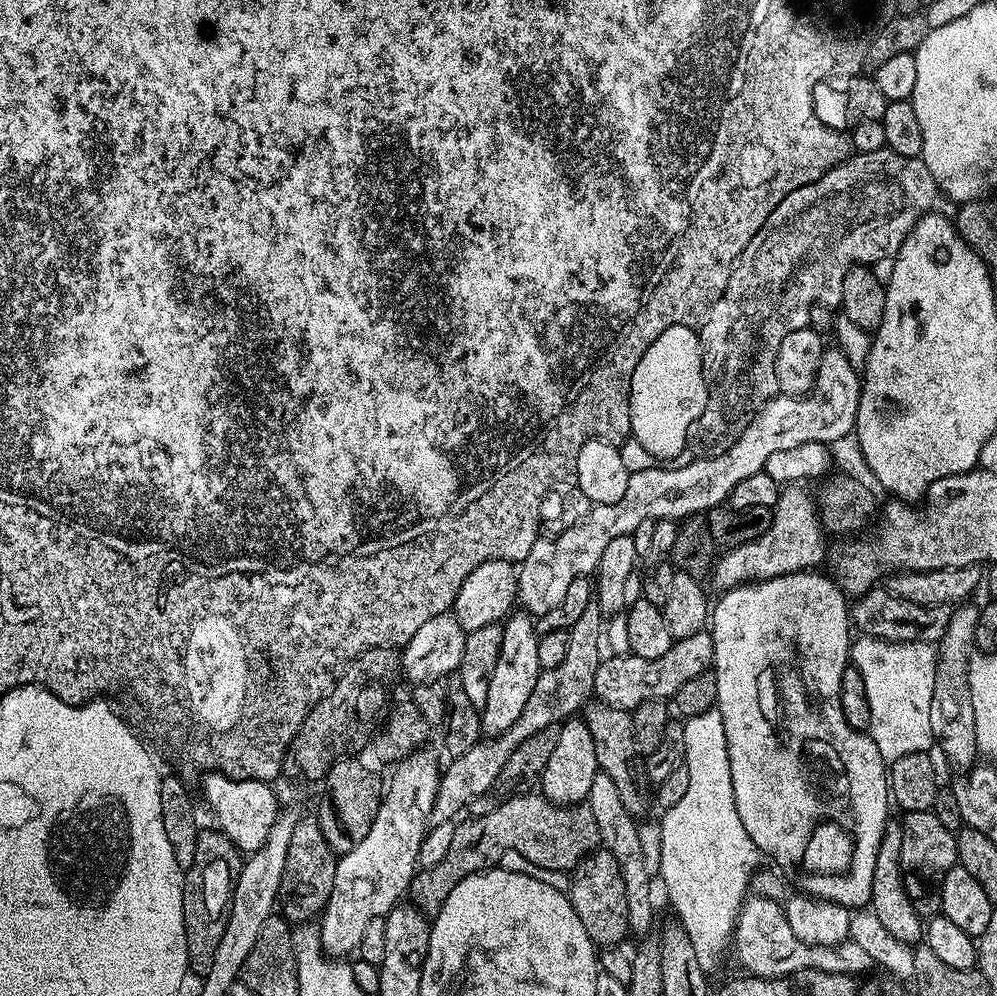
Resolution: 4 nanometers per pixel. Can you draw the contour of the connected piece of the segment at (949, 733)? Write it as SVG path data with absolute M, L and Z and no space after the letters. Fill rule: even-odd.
M972 602L961 603L948 617L948 625L944 627L944 635L938 641L938 655L934 660L936 681L932 687L930 736L931 739L936 739L941 754L954 767L960 768L956 770L967 770L973 767L978 760L974 702L968 685L968 666L970 663L968 647L971 649L976 639L979 617L980 608L977 605L972 605Z

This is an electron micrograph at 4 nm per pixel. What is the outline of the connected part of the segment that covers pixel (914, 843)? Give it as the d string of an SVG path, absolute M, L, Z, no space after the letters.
M933 811L903 813L900 865L905 875L904 889L919 916L931 918L940 912L940 880L937 878L944 877L957 864L956 833L942 826Z

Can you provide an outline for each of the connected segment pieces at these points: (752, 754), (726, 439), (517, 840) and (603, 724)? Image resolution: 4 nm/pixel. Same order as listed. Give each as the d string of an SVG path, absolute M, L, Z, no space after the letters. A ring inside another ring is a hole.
M805 570L788 573L782 577L758 580L740 584L725 591L720 601L715 601L710 612L710 631L715 644L712 663L718 682L716 707L722 714L722 726L726 730L726 750L730 758L730 778L734 786L734 806L746 834L754 846L765 857L772 856L776 864L792 868L792 880L805 896L816 896L819 900L829 900L849 910L860 910L872 899L874 886L874 862L878 858L878 846L882 842L884 827L888 825L890 813L890 789L888 786L889 765L878 754L878 746L872 741L867 731L852 728L842 714L840 691L842 674L850 666L850 612L844 608L846 593L831 575L823 576L820 570Z
M885 146L873 152L856 152L849 156L847 160L843 160L838 166L831 168L822 178L818 178L814 182L786 194L786 198L782 198L782 202L778 202L778 206L766 218L762 230L758 230L758 234L754 234L754 238L750 238L746 250L742 250L740 257L734 261L730 282L726 286L722 298L718 298L718 302L714 302L714 306L708 311L706 319L699 325L698 335L700 337L700 353L702 354L702 370L709 389L706 406L700 417L692 423L692 432L695 439L697 436L708 447L708 450L723 450L731 446L741 436L746 430L746 426L750 426L753 418L768 405L773 396L780 392L778 374L776 373L776 359L778 358L778 346L782 346L782 338L786 338L786 334L790 334L794 330L809 327L812 324L813 308L823 306L832 310L835 309L834 306L837 307L840 304L842 282L853 264L871 266L879 259L887 256L895 257L897 250L902 246L902 242L906 242L906 238L914 230L916 223L923 216L927 216L929 212L933 211L935 204L932 203L935 202L936 196L938 197L938 189L934 182L934 174L930 174L930 170L924 165L920 156L894 154Z
M533 791L534 793L523 792L501 799L496 808L490 810L485 816L472 816L467 818L468 820L461 819L456 824L454 839L450 842L450 850L446 850L446 858L442 858L442 862L437 862L429 868L420 868L412 877L412 885L408 887L407 895L410 897L411 903L415 904L425 916L435 918L442 910L442 902L446 902L450 890L454 890L454 886L458 886L458 882L462 882L462 878L499 865L503 861L500 859L508 851L525 856L530 863L537 864L540 868L549 868L552 872L568 874L580 865L583 856L601 847L598 822L594 819L588 803L555 804L535 791Z
M592 702L583 709L582 719L590 730L590 738L594 738L594 754L598 754L600 771L613 780L614 787L618 789L618 794L622 798L622 806L626 806L629 814L644 818L643 816L648 812L648 800L650 804L650 781L645 761L636 760L638 745L635 740L631 711L626 708L615 708L609 704Z

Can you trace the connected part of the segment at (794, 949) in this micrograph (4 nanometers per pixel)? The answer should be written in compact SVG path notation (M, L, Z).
M759 894L753 897L753 900L748 898L743 901L736 917L734 931L734 956L736 952L741 966L744 967L741 969L747 975L774 979L798 970L813 968L823 972L860 978L863 972L873 971L876 968L872 955L853 940L843 940L841 944L834 946L814 946L802 942L802 938L798 938L798 934L794 934L794 929L790 927L783 907L775 899Z

